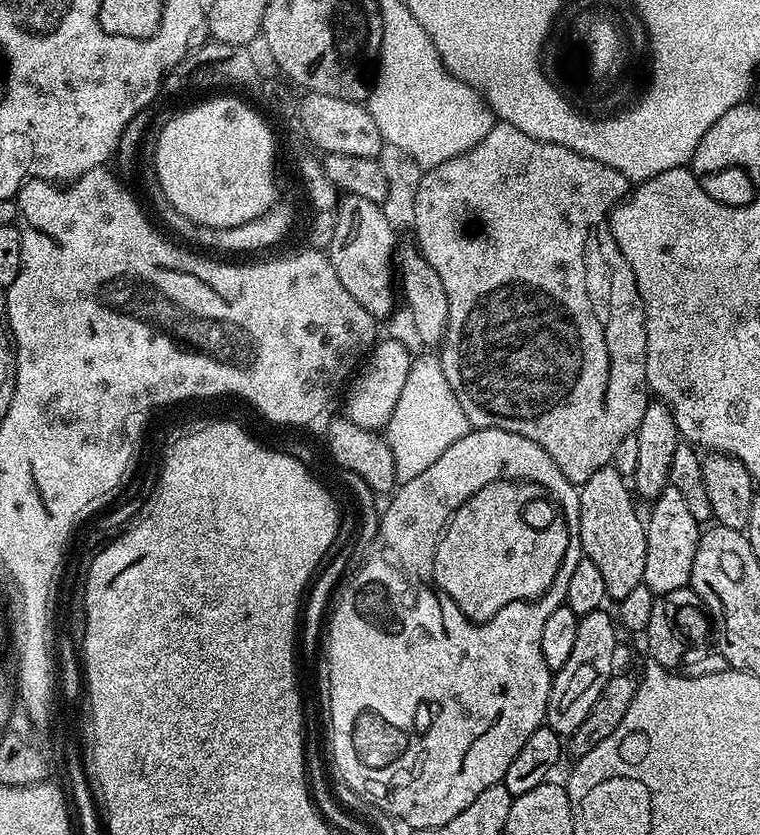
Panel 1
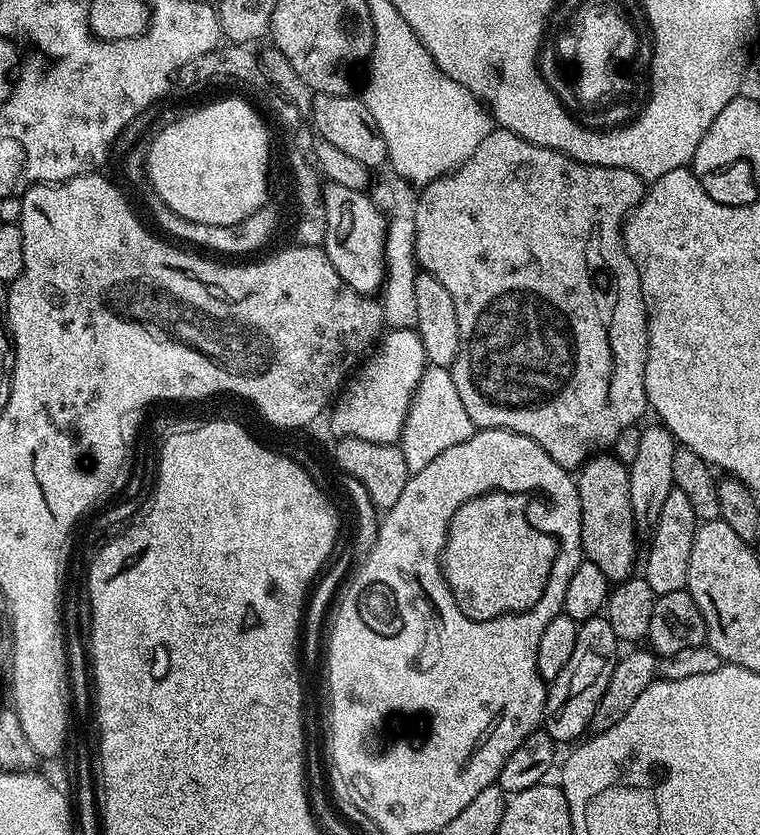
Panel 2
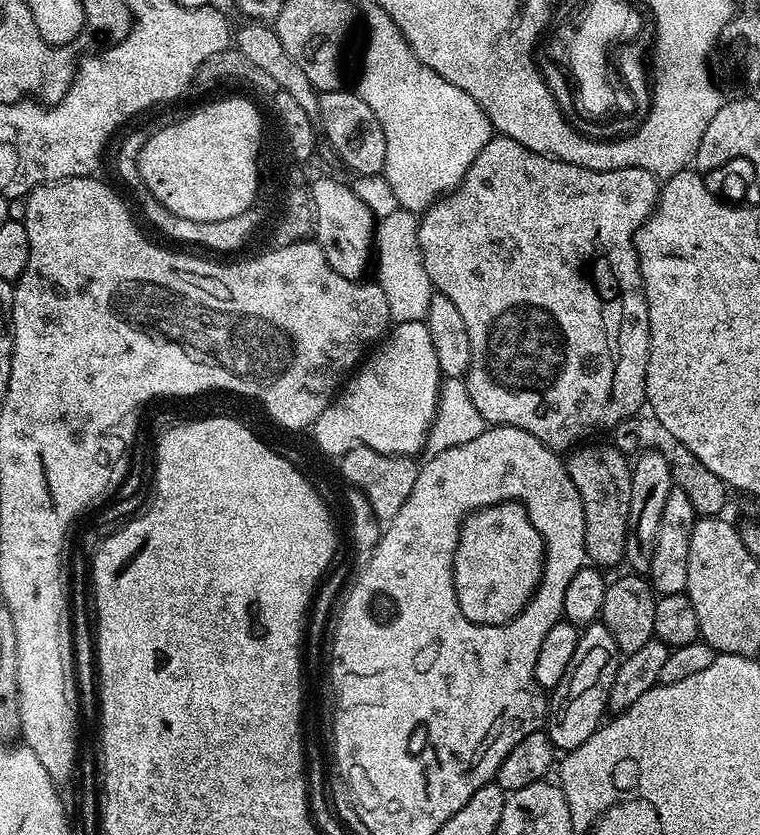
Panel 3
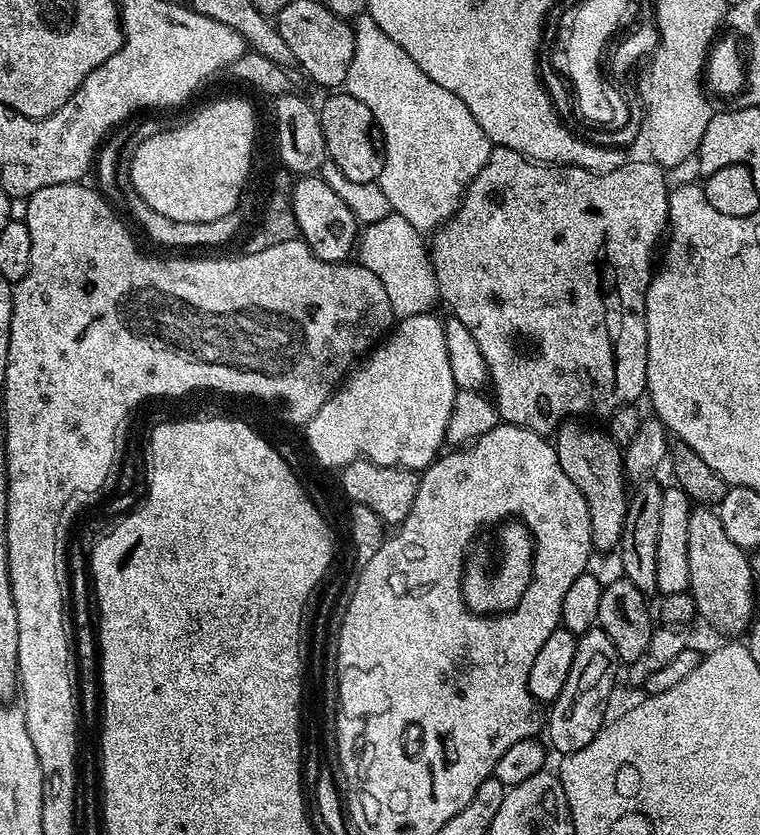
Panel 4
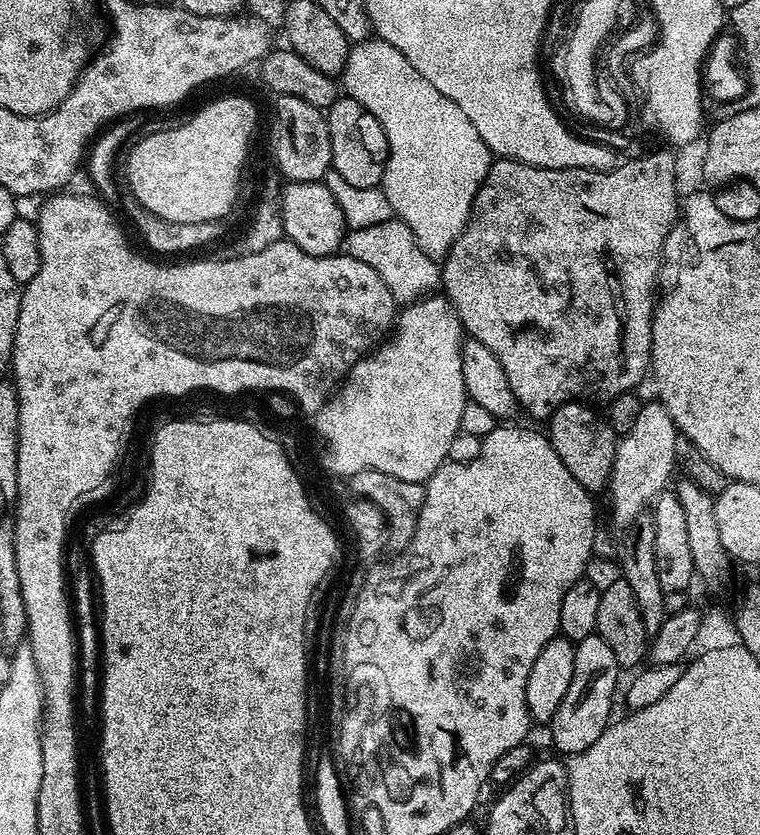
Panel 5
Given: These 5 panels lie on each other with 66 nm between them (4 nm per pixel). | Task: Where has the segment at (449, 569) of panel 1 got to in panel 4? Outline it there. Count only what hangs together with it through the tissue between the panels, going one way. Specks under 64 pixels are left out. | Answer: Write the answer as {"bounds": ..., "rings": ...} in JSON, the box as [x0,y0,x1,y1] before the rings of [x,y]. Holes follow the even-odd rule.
{"bounds":[463,518,533,615],"rings":[[[513,518],[501,523],[498,531],[500,533],[496,536],[496,544],[500,547],[500,557],[496,560],[498,570],[495,574],[490,576],[482,565],[472,561],[464,570],[463,600],[473,615],[500,615],[509,612],[522,600],[533,576],[532,536],[528,527]]]}

